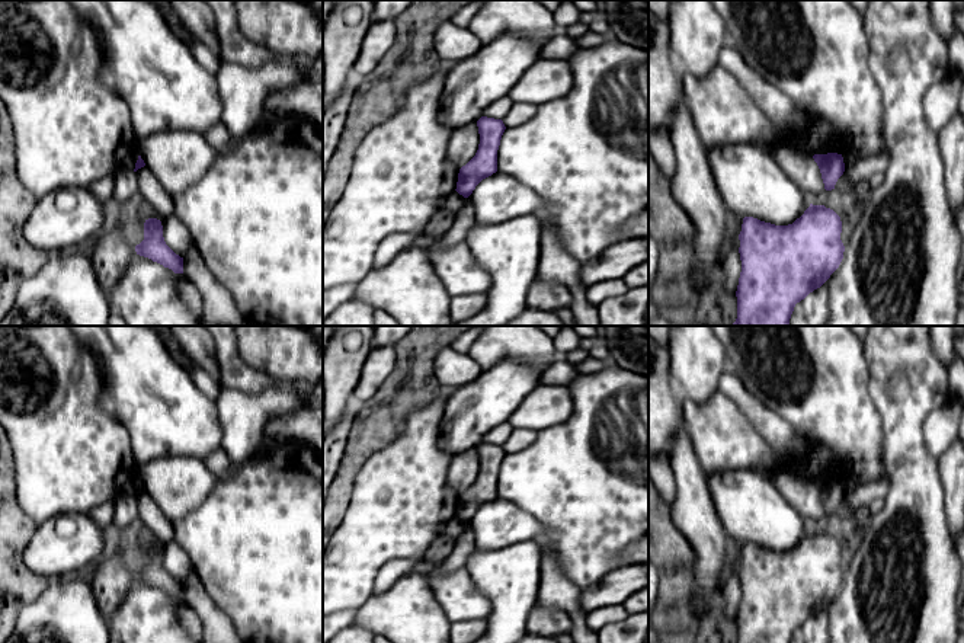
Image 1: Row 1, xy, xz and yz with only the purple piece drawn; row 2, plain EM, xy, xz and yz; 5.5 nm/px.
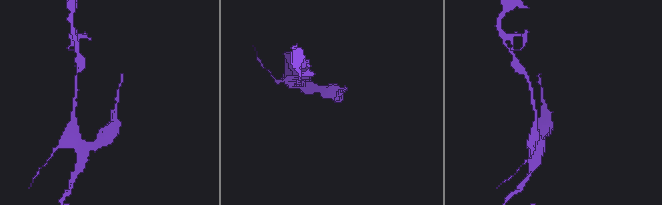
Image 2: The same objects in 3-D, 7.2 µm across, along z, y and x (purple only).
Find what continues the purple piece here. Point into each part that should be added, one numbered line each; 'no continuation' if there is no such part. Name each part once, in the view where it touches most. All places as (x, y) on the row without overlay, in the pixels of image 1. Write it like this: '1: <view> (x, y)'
no continuation

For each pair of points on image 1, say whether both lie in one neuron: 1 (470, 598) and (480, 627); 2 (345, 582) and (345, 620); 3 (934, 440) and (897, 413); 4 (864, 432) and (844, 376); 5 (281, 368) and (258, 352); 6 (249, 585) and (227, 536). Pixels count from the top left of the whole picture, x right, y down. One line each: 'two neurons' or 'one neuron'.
1: two neurons
2: two neurons
3: two neurons
4: one neuron
5: one neuron
6: one neuron

